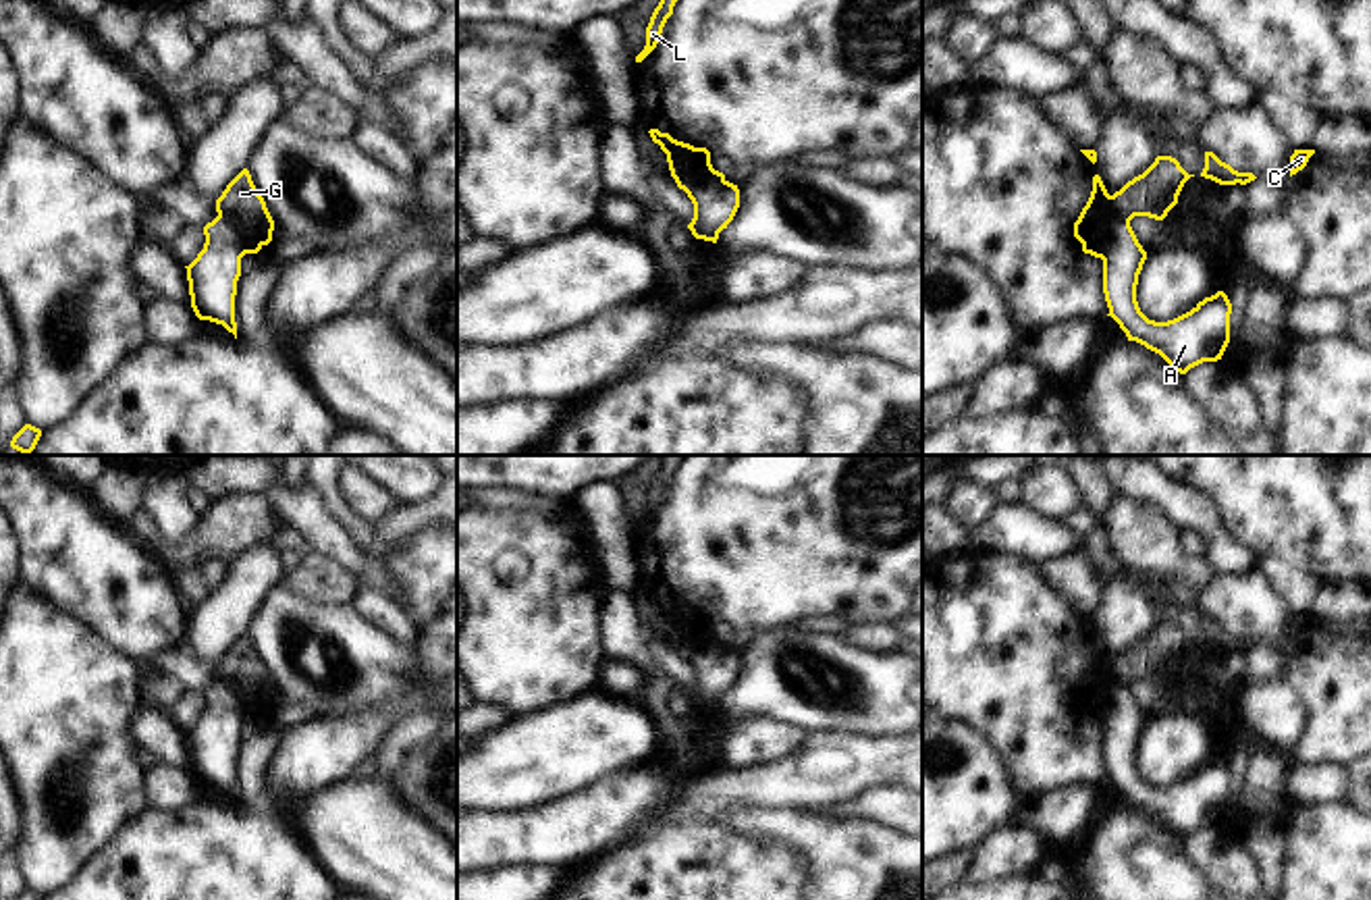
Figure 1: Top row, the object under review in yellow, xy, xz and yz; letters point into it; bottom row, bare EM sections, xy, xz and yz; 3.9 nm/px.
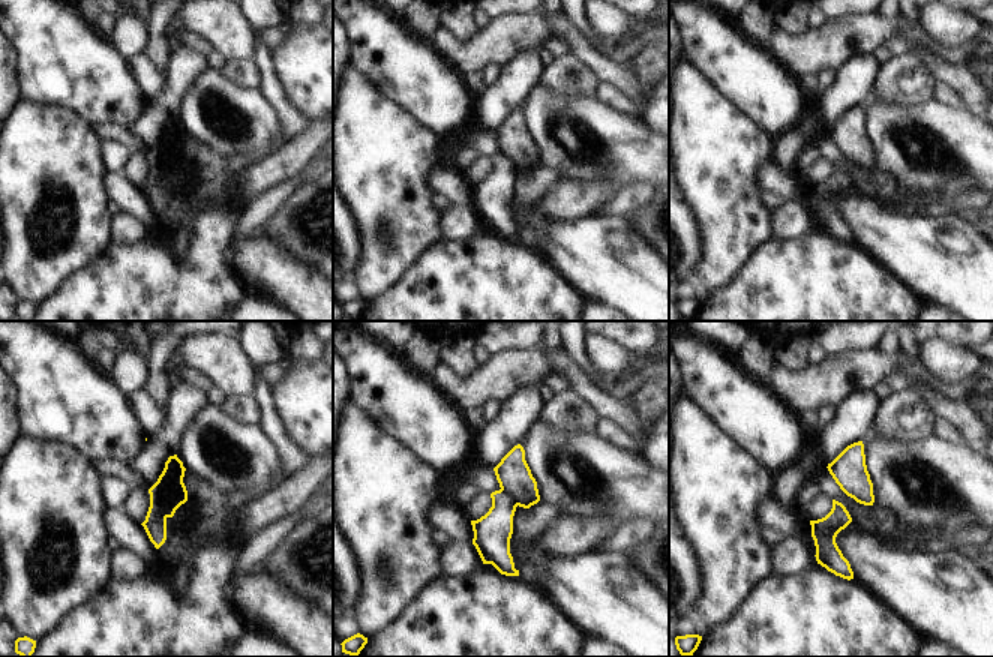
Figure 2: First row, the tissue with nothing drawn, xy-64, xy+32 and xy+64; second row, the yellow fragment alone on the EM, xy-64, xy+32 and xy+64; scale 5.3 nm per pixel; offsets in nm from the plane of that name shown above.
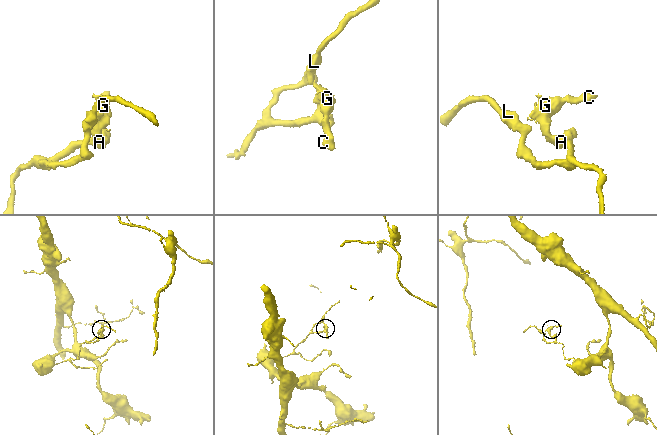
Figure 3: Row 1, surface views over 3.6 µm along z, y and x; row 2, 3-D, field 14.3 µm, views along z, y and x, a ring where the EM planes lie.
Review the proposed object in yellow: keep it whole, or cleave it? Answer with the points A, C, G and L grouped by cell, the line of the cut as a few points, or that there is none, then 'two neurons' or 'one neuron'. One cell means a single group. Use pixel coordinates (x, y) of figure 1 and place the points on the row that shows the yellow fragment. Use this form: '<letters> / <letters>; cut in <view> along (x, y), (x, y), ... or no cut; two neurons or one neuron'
A L / C G; cut in xy along (219, 213), (242, 231), (248, 229), (260, 246); two neurons

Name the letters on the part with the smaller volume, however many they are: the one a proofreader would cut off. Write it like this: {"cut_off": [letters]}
{"cut_off": ["C", "G"]}

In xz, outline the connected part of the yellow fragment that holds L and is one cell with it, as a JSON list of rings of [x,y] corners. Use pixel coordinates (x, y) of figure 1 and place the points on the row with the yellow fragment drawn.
[[[661,0],[658,6],[654,8],[650,23],[646,27],[646,46],[644,50],[636,56],[636,62],[642,62],[658,44],[663,27],[667,19],[673,15],[673,6],[677,0]]]

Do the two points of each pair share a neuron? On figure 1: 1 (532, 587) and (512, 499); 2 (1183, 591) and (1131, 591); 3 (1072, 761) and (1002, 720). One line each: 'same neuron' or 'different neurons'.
1: different neurons
2: same neuron
3: same neuron

